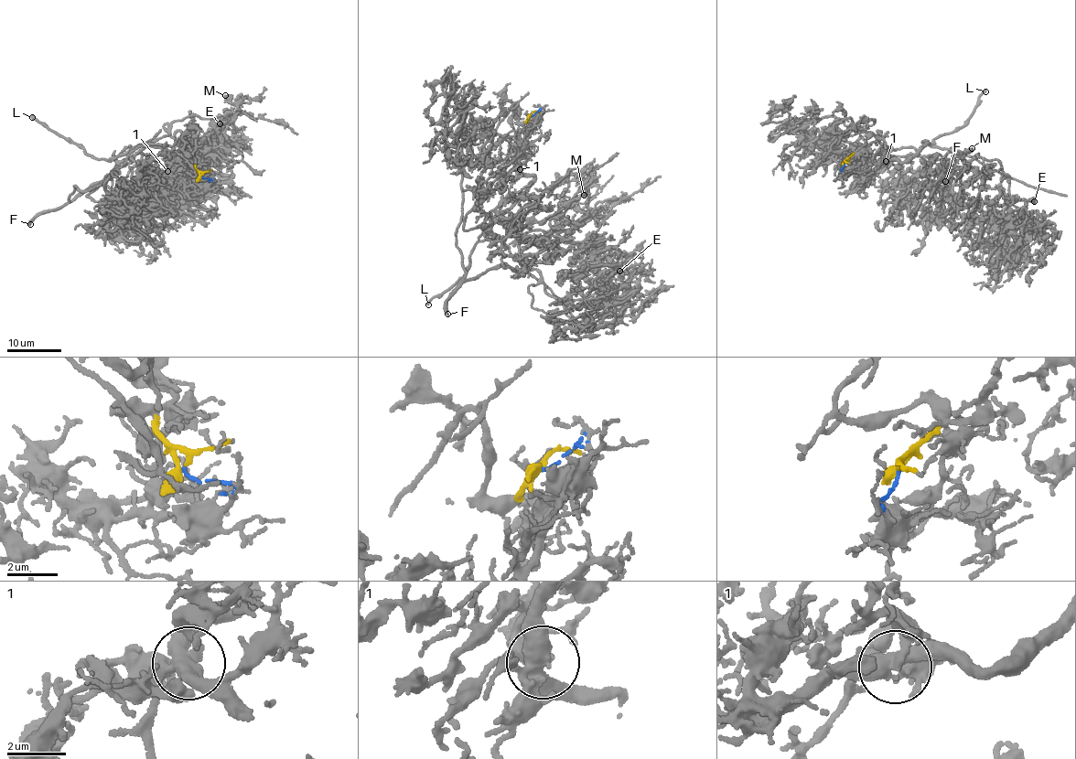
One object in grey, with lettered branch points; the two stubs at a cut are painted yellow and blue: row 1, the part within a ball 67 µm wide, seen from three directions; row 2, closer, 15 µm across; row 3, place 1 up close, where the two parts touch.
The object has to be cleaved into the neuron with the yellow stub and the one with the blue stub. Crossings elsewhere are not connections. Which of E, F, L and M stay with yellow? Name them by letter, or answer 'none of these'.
E, F, M

